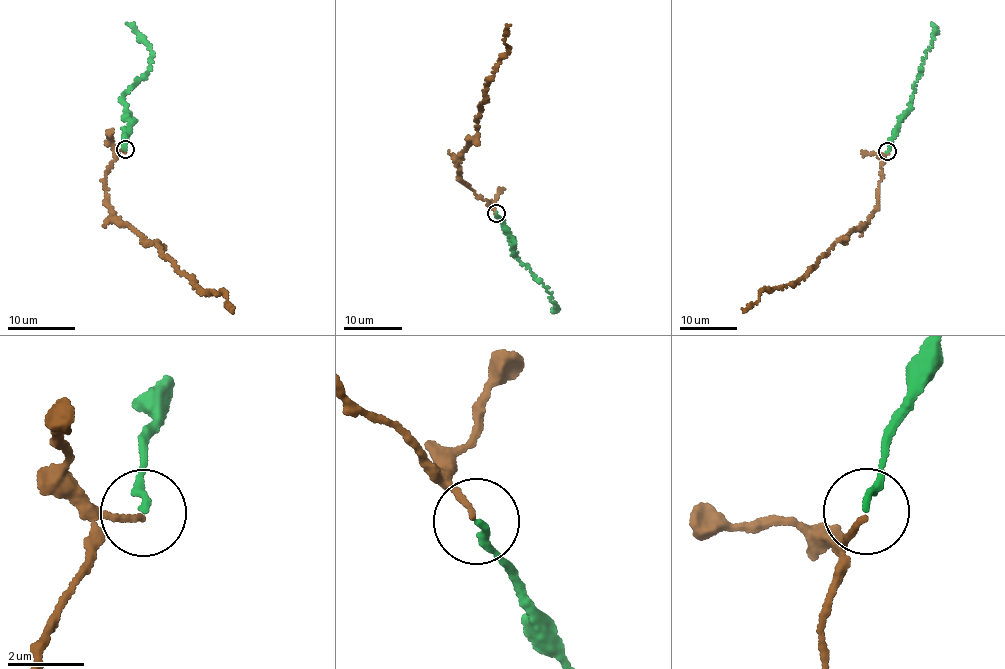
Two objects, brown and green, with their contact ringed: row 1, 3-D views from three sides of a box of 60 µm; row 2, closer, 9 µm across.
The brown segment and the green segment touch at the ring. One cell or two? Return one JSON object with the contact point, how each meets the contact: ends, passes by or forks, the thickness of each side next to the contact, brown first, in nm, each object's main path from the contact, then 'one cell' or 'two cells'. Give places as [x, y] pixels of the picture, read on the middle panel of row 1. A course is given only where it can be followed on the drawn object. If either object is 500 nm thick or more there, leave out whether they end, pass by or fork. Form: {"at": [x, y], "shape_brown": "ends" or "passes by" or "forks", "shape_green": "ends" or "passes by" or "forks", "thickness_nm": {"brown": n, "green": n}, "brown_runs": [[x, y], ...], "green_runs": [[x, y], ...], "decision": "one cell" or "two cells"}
{"at": [496, 213], "shape_brown": "ends", "shape_green": "ends", "thickness_nm": {"brown": 140, "green": 180}, "brown_runs": [[496, 213], [461, 182], [457, 164], [476, 137], [487, 81], [508, 53], [504, 43], [509, 24]], "green_runs": [[496, 213], [508, 228], [518, 260], [543, 283], [557, 310], [554, 308]], "decision": "one cell"}

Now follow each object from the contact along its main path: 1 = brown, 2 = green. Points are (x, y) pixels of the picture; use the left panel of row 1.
1: (125, 150), (117, 152), (106, 175), (112, 217), (147, 243), (156, 242), (200, 290), (224, 291), (233, 308)
2: (125, 150), (128, 128), (133, 119), (123, 94), (147, 73), (152, 54), (152, 48), (144, 38), (127, 24)

